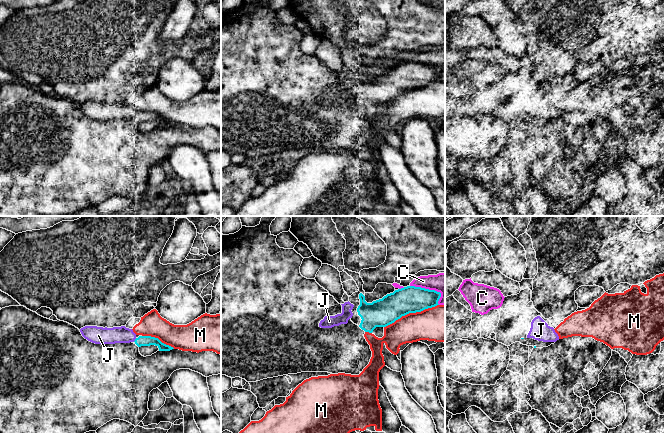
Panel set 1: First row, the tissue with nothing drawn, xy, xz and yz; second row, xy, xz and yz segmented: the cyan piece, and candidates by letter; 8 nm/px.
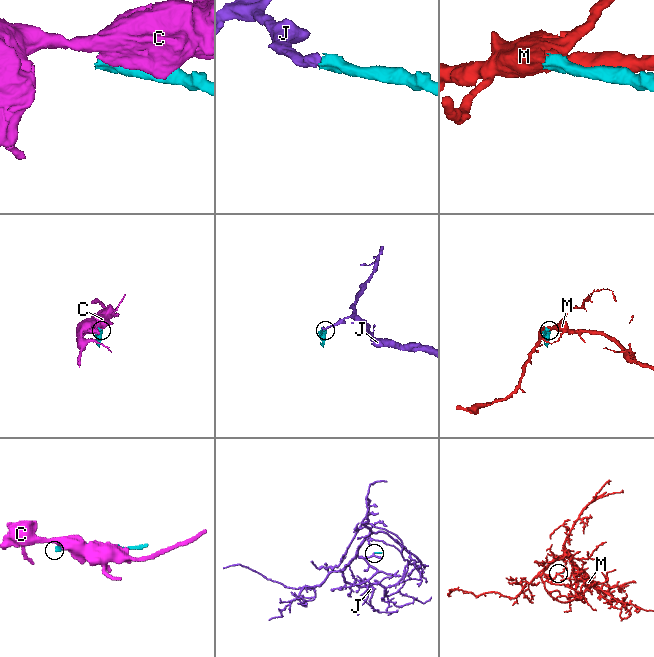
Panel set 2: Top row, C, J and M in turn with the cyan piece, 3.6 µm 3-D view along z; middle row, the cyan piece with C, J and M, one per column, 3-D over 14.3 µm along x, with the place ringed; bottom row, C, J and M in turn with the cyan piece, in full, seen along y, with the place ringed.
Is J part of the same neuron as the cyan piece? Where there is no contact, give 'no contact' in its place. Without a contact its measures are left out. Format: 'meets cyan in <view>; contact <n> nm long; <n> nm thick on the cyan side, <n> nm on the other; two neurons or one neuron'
meets cyan in xy; contact 40 nm long; 80 nm thick on the cyan side, 130 nm on the other; one neuron

